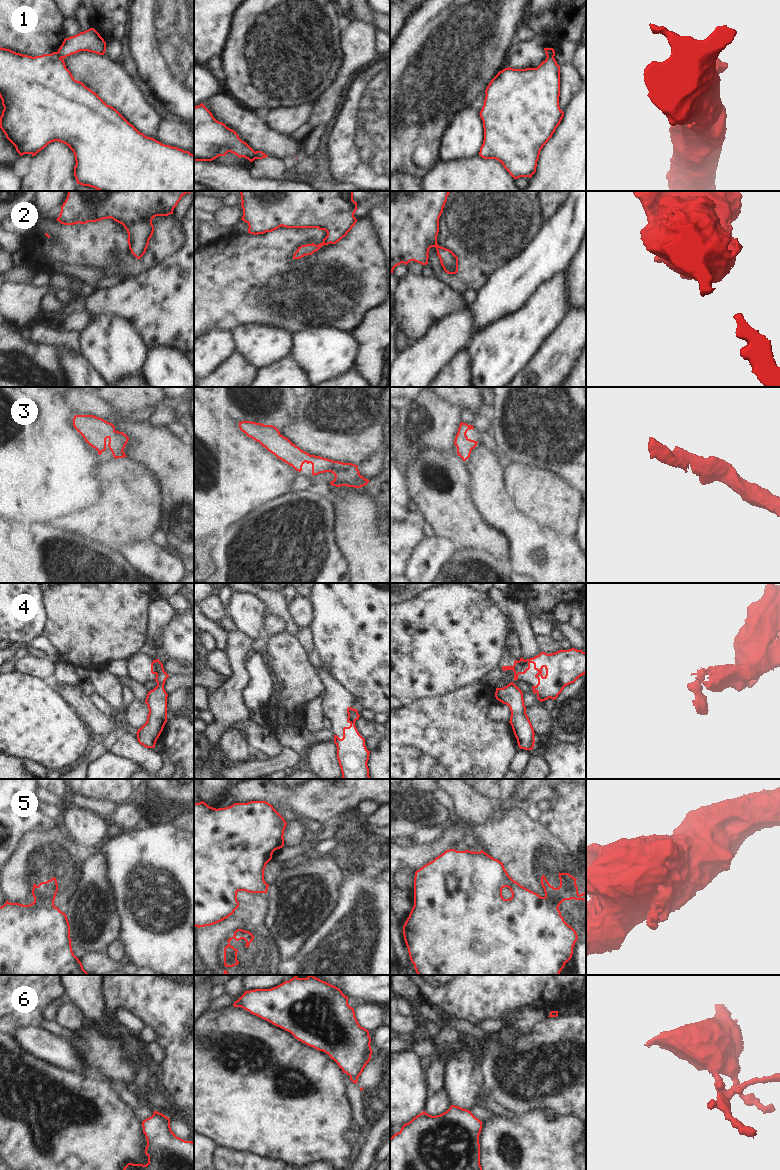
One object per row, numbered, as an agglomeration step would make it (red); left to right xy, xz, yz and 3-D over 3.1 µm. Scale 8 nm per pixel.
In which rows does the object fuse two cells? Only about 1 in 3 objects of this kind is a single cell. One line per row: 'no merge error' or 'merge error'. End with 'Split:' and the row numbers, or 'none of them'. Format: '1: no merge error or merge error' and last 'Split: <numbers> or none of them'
1: merge error
2: no merge error
3: no merge error
4: merge error
5: merge error
6: no merge error
Split: 1, 4, 5

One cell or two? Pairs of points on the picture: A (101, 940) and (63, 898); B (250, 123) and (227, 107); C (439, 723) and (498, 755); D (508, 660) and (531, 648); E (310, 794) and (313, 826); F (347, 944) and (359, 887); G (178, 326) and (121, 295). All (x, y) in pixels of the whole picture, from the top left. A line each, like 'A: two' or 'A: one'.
A: one
B: one
C: one
D: two
E: two
F: one
G: one

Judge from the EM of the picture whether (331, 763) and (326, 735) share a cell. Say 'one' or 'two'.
two

